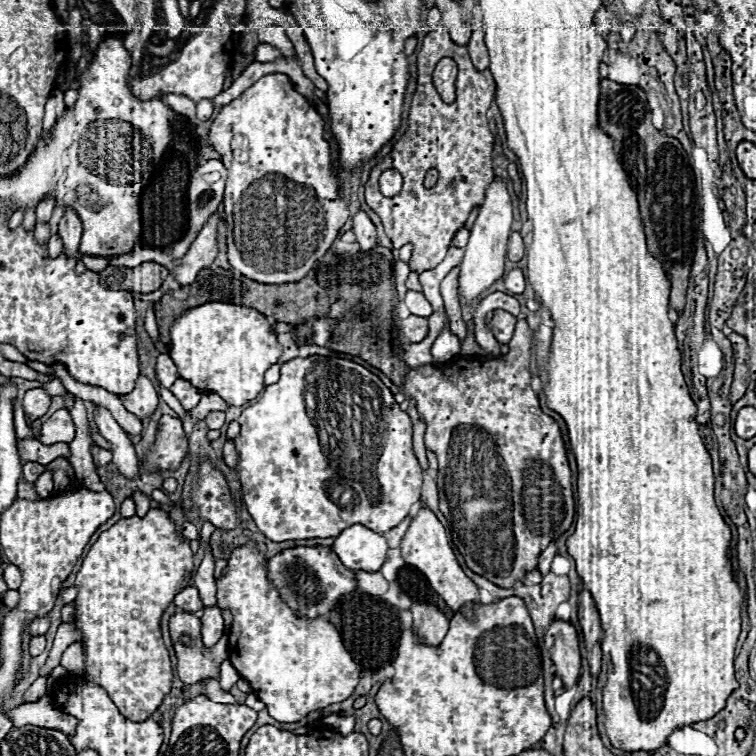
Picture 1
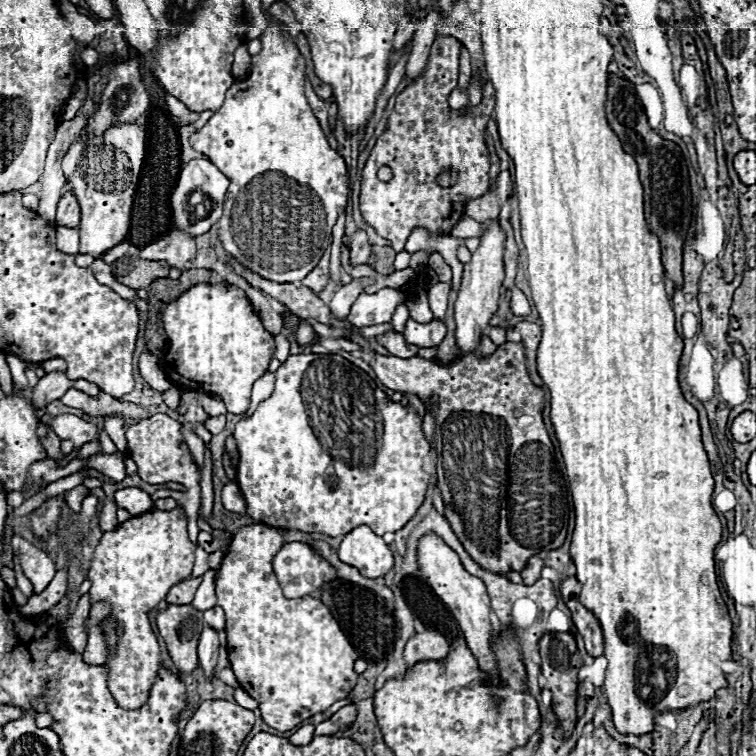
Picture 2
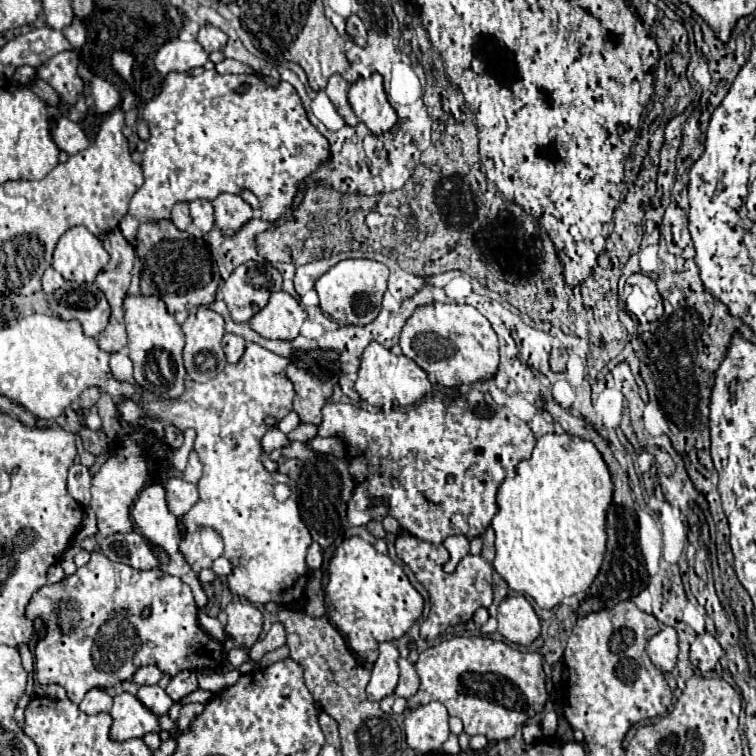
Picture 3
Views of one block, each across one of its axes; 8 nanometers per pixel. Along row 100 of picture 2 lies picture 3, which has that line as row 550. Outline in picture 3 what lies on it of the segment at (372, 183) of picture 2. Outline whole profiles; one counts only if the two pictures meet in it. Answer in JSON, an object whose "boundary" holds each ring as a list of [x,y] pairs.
{"boundary":[[[486,528],[482,534],[484,546],[482,552],[472,556],[466,554],[458,564],[452,574],[446,574],[442,566],[450,560],[448,550],[442,544],[430,544],[424,542],[408,532],[400,532],[396,536],[396,554],[398,558],[410,566],[414,572],[416,580],[428,590],[430,596],[430,614],[420,626],[420,636],[426,640],[434,640],[440,634],[446,632],[448,626],[464,624],[472,618],[474,610],[480,606],[490,606],[492,604],[492,560],[494,560],[494,530]]]}

